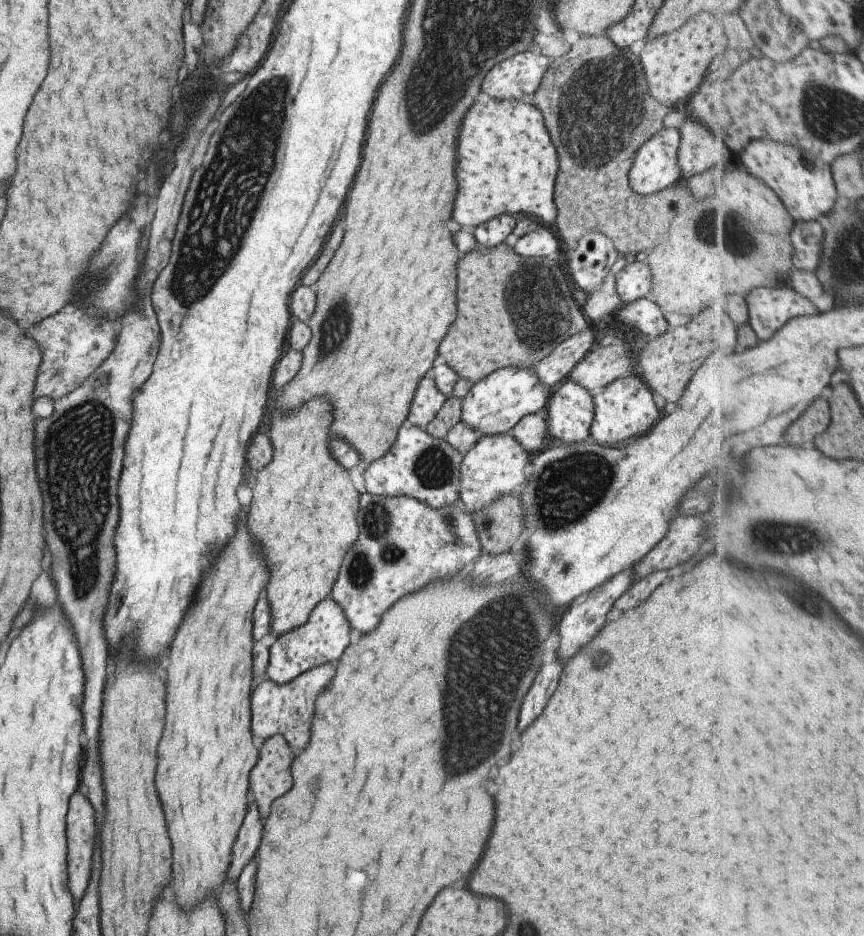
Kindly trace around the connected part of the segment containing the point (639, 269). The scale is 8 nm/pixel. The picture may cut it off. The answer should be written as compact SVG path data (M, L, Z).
M643 262L625 264L614 274L615 290L624 304L635 302L649 293L651 273Z

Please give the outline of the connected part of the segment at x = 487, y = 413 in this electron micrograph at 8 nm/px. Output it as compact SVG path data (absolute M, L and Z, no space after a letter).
M533 366L499 368L474 383L467 394L460 399L460 420L465 426L471 426L481 435L503 434L510 432L522 416L544 410L550 396L550 389L537 380Z

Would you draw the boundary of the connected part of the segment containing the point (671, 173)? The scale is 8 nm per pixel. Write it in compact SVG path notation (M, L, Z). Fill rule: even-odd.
M662 127L634 154L628 172L628 185L641 196L659 193L682 178L677 164L679 132Z

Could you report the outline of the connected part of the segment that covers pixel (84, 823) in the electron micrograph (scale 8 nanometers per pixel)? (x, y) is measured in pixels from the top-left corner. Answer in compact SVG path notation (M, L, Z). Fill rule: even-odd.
M73 792L67 808L67 890L77 904L89 882L89 868L95 844L95 820L89 802Z

